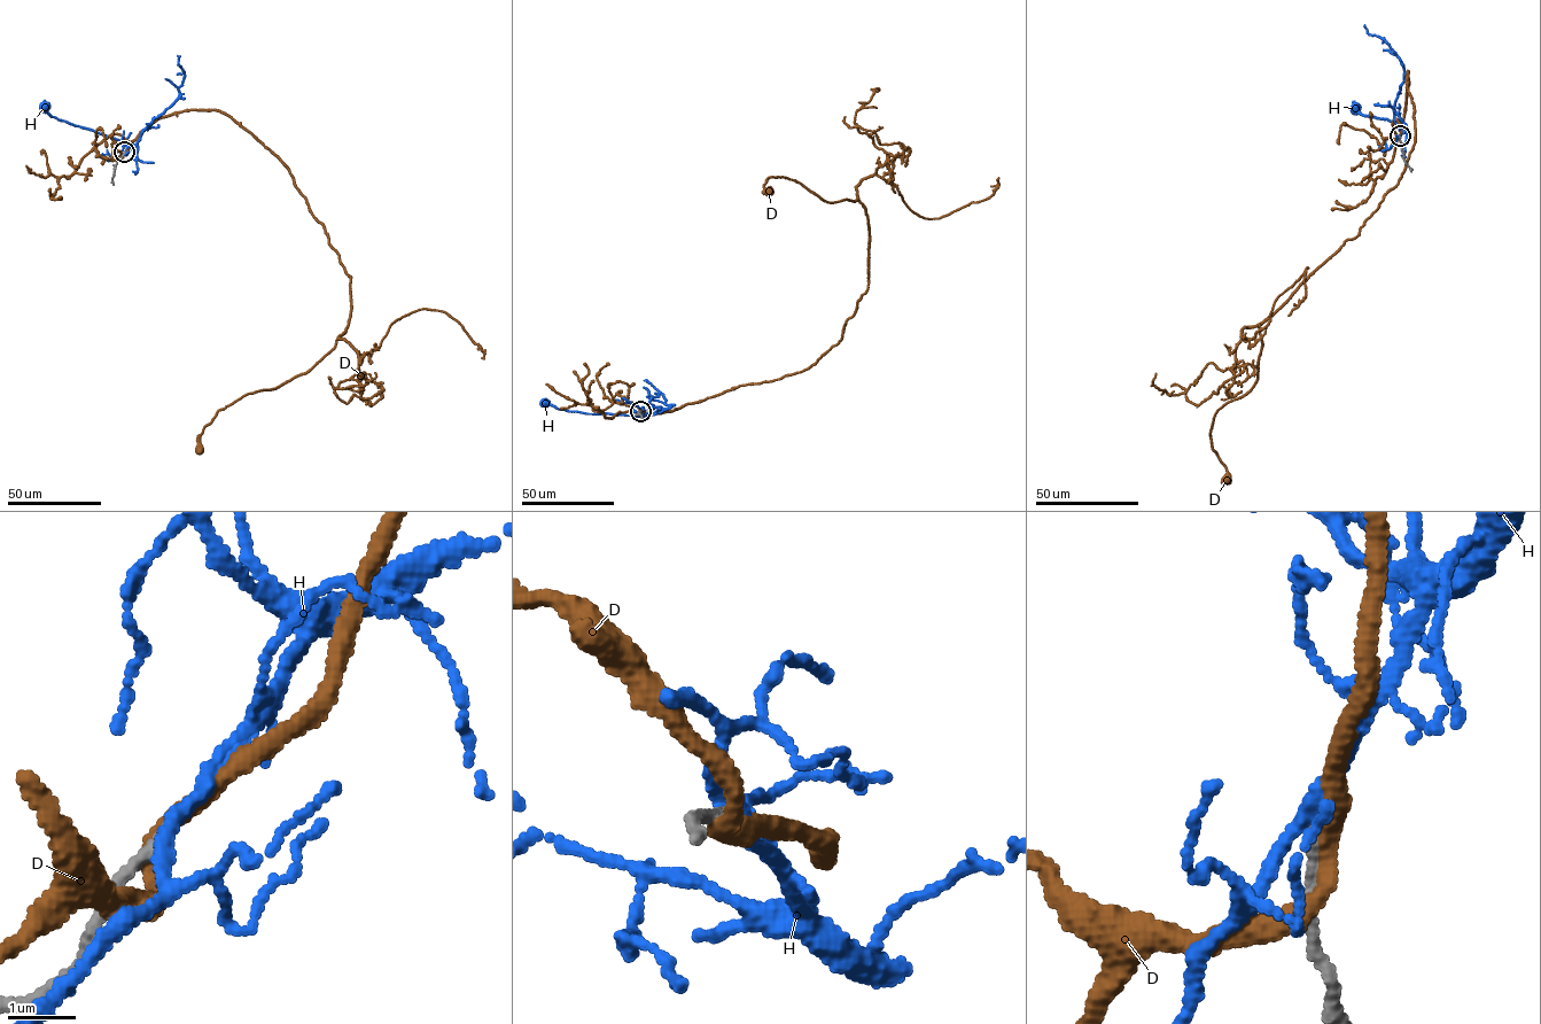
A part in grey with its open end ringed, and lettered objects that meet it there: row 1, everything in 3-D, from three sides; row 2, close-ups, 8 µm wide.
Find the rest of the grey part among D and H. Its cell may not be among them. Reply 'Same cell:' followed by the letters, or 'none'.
Same cell: H

